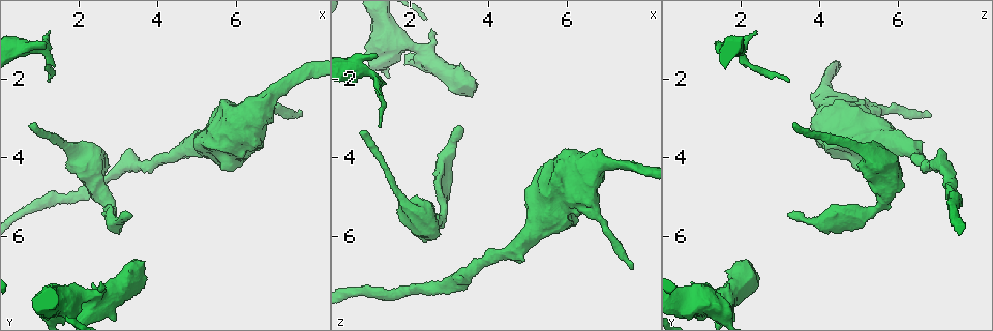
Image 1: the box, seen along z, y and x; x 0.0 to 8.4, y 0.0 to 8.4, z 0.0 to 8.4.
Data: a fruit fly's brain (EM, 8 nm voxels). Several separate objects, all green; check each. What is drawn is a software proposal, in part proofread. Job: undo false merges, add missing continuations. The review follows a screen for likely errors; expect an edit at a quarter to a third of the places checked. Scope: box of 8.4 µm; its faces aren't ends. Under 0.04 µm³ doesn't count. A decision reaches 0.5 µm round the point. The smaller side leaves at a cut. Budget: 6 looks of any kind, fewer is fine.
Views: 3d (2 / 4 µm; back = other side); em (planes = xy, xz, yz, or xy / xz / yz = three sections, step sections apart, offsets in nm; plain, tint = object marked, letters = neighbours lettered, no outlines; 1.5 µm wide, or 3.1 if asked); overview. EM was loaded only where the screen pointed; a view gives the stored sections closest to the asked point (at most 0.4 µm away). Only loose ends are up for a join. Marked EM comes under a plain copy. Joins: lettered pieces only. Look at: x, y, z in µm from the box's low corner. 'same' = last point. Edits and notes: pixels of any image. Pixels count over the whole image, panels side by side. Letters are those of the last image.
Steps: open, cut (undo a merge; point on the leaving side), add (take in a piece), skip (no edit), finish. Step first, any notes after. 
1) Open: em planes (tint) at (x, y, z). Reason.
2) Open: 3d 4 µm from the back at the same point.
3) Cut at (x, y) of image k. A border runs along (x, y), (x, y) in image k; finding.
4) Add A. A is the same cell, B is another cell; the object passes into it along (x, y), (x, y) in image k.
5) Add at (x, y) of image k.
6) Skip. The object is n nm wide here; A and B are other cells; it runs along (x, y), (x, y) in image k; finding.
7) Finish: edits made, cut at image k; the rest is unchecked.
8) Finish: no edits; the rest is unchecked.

Open: 3d 4 µm at (3.60, 6.70, 2.15). Thick end.

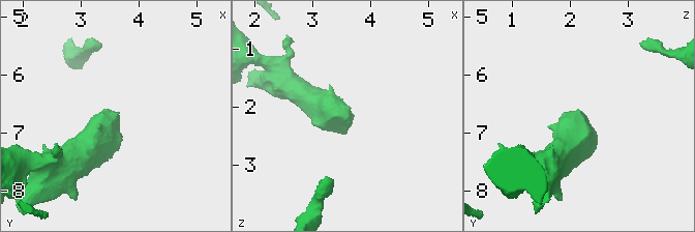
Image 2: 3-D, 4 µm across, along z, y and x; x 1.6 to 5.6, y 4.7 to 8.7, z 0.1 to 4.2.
Open: em planes (letters) at (3.70, 6.65, 2.15). Need the tissue.

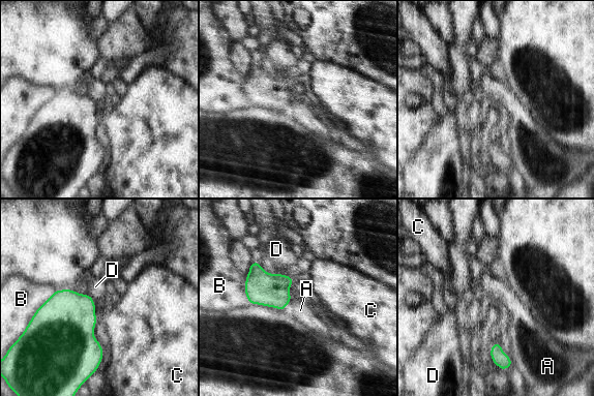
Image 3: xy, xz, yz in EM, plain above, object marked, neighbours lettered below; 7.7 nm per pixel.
Skip. A, B, C and D are other cells; a border runs along (290, 284), (291, 301) in image 3; no lettered piece goes on from it.

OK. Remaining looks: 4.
Open: em yz step 8 (tint) at (0.95, 3.15, 3.40). Long arm stops here.

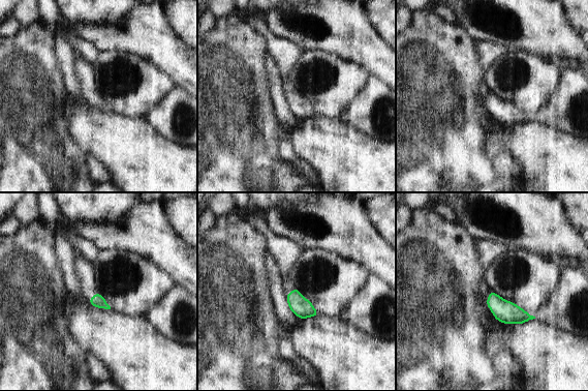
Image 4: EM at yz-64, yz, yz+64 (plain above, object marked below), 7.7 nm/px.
Open: em planes (letters) at the same point. Cut it another way.

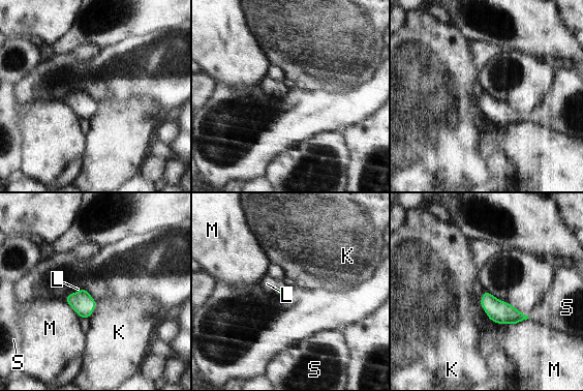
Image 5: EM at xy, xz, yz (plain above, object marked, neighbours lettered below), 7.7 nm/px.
Add L. L is the same cell, K, M and S are other cells; the object passes into it along (281, 290), (278, 288), (267, 283) in image 5; the cell continues.

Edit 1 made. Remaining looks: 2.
Finish: edits made, add at image 5; the rest is unchecked.

